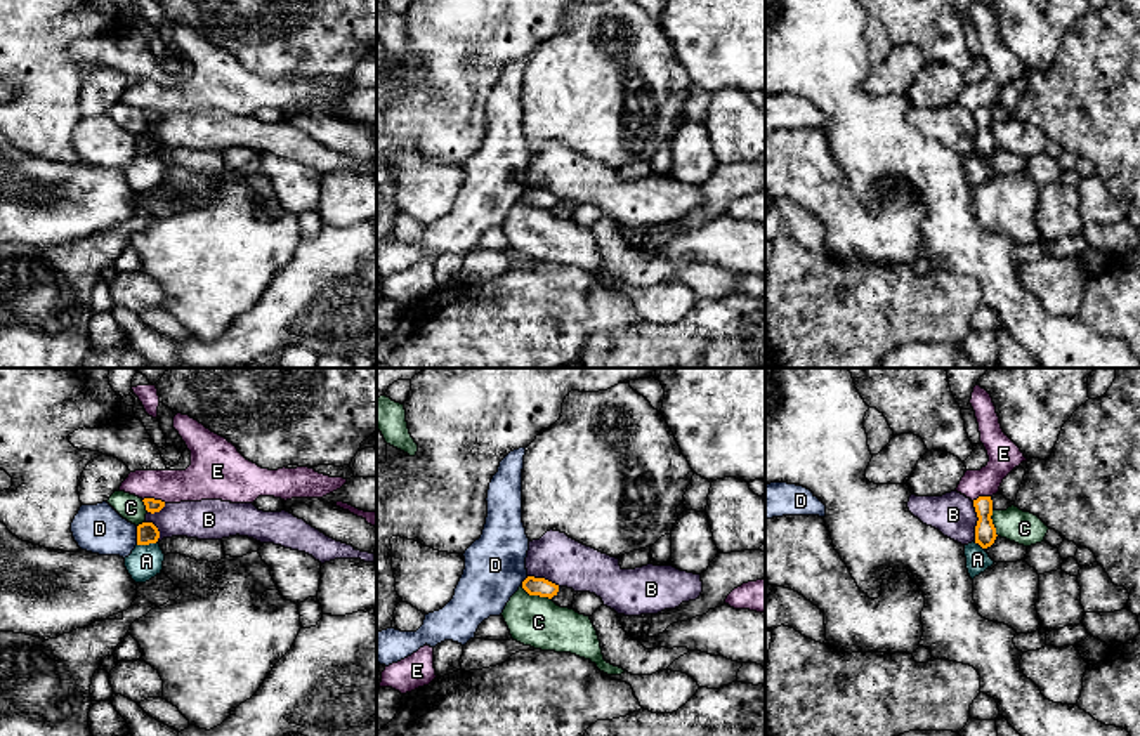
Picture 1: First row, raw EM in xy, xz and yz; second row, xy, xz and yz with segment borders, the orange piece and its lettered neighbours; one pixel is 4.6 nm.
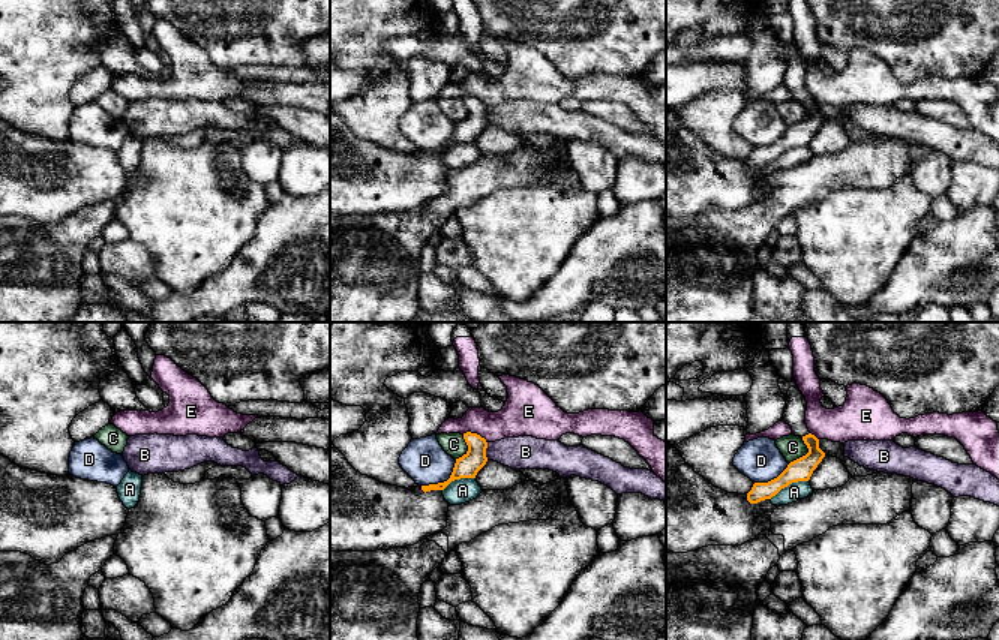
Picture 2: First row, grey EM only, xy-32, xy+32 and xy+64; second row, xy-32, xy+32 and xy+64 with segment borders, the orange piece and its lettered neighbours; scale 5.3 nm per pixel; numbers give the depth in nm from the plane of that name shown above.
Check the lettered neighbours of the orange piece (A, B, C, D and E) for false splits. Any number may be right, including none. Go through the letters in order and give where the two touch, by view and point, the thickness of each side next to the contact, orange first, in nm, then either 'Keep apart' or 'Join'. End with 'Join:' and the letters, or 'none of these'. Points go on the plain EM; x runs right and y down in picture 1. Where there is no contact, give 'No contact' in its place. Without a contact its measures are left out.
A: Touches orange at xy (146, 155). Thickness 100 nm (orange) against 160 nm. Keep apart
B: Touches orange at yz (977, 132). Thickness 100 nm (orange) against 200 nm. Keep apart
C: Touches orange at xz (537, 205). Thickness 90 nm (orange) against 240 nm. Keep apart
D: Touches orange at xy (137, 146). Thickness 100 nm (orange) against 220 nm. Keep apart
E: Touches orange at xy (153, 110). Thickness 70 nm (orange) against 190 nm. Keep apart
Join: none of these

